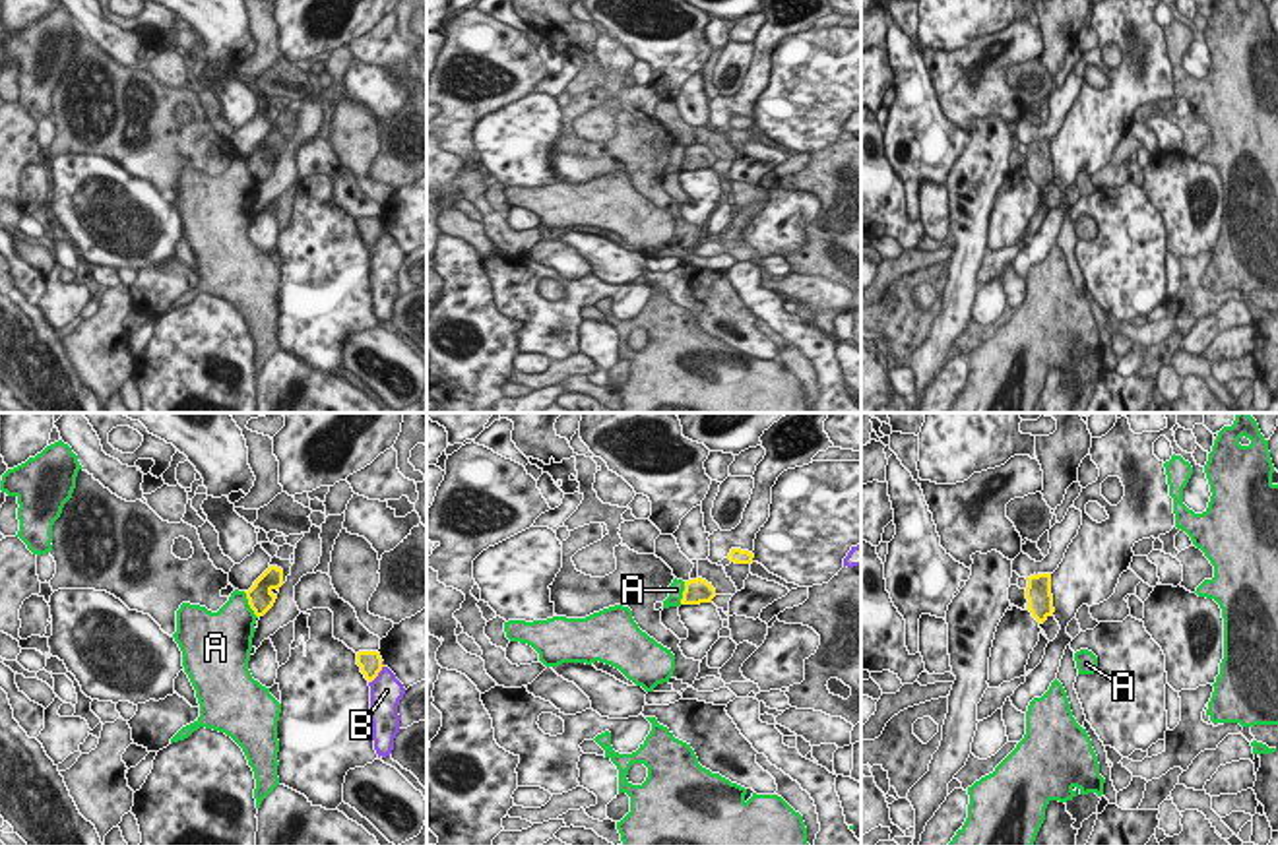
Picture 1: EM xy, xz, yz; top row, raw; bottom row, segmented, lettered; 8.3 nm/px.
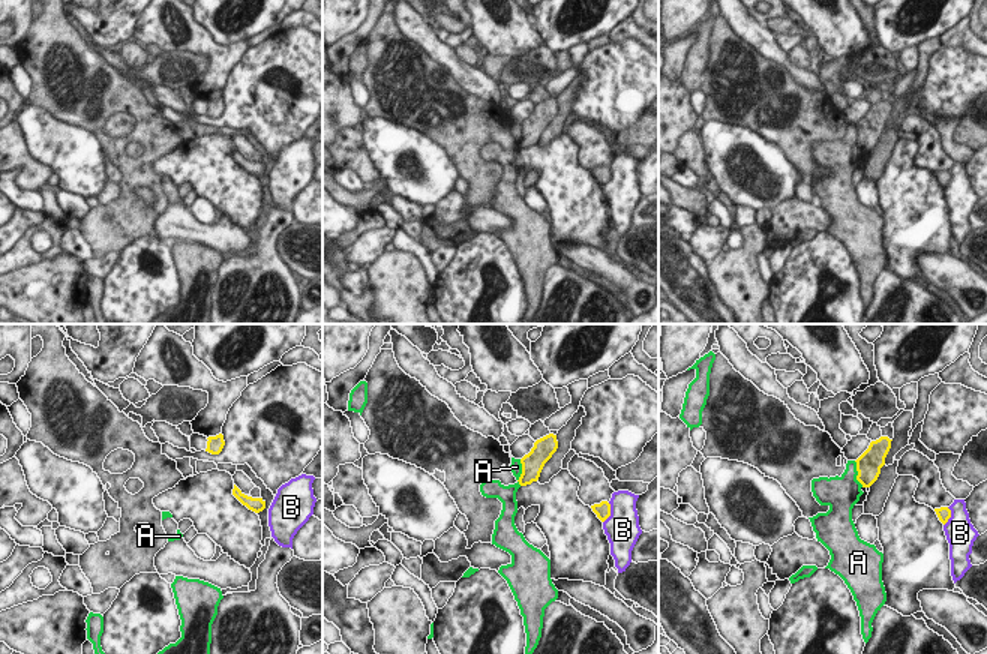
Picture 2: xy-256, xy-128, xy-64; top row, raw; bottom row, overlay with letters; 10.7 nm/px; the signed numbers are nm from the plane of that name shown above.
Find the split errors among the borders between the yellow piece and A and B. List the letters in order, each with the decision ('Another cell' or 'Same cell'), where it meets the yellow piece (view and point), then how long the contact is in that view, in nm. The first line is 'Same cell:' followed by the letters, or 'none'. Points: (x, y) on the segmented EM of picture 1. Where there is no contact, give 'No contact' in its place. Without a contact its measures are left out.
Same cell: none
A: Another cell. Touches yellow at xy (249, 603). Shared border 260 nm
B: Another cell. Touches yellow at xy (377, 673). Shared border 220 nm.

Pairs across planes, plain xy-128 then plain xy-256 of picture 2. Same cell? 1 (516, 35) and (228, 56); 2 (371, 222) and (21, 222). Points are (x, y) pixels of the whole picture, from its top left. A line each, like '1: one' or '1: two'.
1: one
2: one

